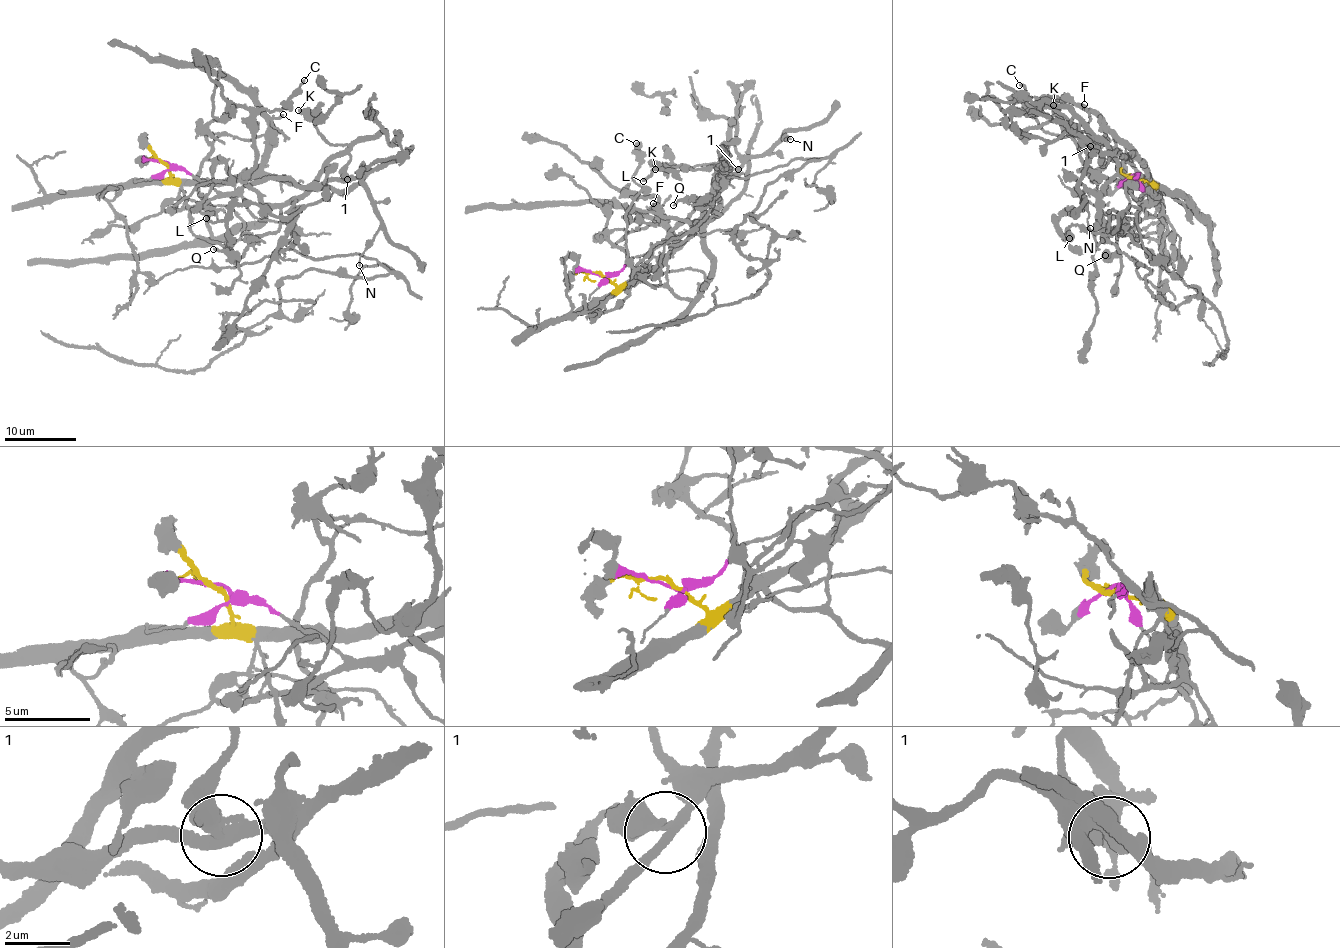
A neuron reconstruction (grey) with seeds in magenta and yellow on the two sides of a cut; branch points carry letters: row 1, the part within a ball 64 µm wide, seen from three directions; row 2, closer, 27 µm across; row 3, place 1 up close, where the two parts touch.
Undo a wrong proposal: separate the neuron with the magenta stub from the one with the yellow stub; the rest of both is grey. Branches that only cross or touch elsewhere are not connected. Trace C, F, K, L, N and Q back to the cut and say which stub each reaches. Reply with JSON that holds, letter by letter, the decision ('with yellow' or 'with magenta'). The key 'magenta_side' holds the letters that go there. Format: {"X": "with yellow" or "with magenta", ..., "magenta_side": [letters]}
{"C": "with yellow", "F": "with yellow", "K": "with yellow", "L": "with yellow", "N": "with magenta", "Q": "with yellow", "magenta_side": ["N"]}

